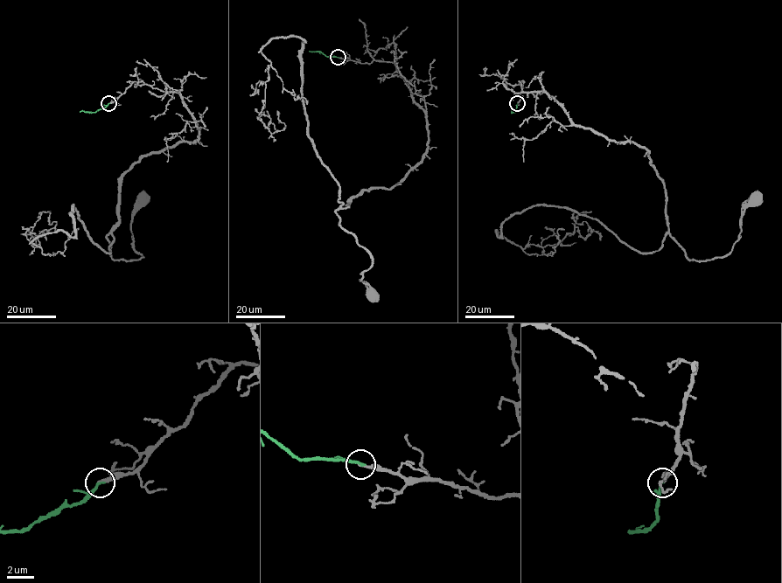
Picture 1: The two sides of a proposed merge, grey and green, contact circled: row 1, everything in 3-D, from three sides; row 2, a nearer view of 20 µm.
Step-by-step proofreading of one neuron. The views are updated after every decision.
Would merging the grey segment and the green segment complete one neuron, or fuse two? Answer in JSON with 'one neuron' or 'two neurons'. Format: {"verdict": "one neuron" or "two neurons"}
{"verdict": "one neuron"}

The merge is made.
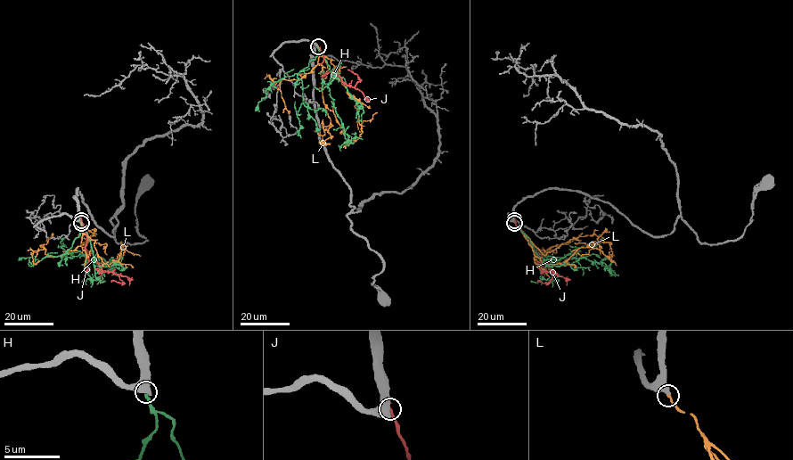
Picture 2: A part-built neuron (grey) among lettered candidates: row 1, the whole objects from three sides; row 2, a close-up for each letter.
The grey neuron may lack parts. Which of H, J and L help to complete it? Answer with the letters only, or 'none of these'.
none of these

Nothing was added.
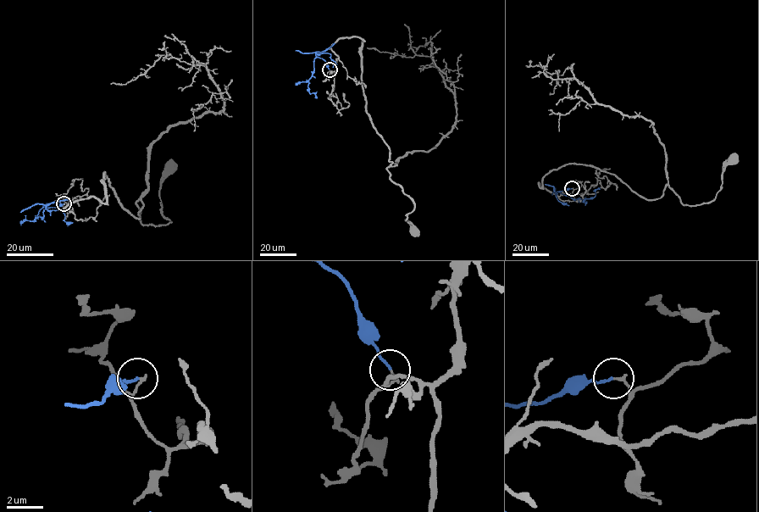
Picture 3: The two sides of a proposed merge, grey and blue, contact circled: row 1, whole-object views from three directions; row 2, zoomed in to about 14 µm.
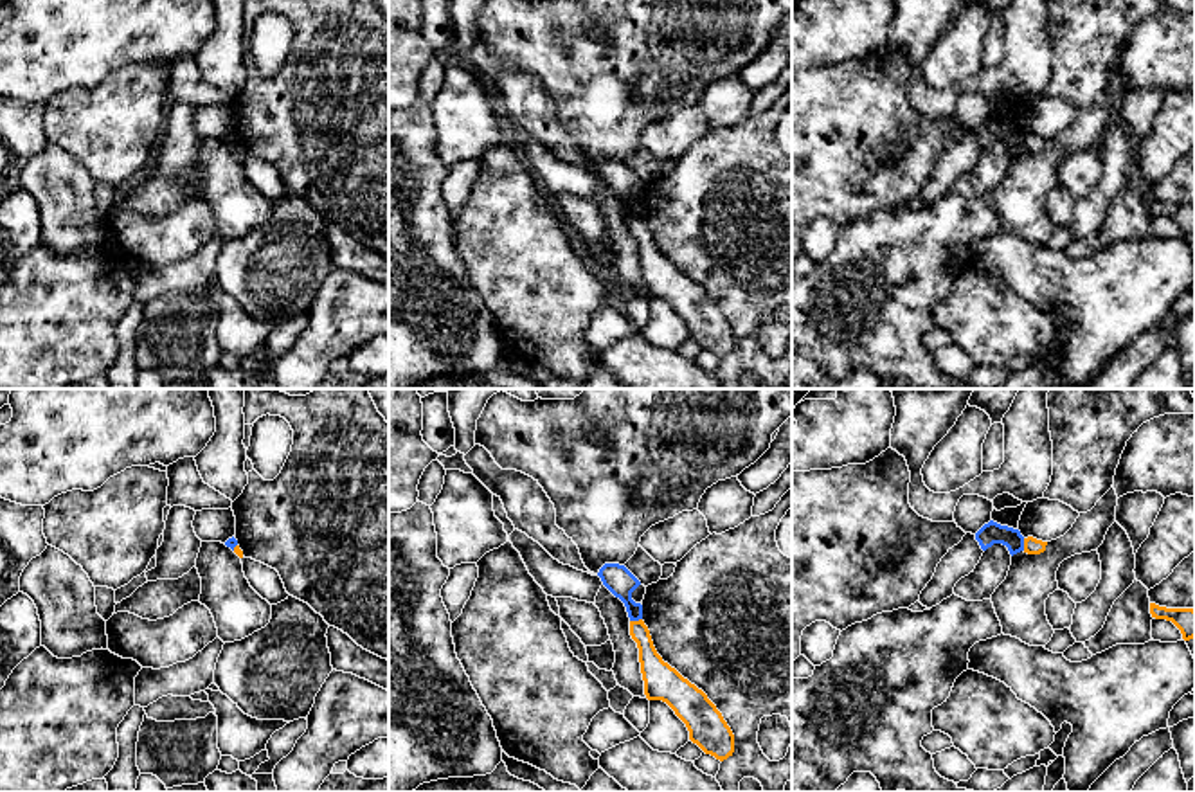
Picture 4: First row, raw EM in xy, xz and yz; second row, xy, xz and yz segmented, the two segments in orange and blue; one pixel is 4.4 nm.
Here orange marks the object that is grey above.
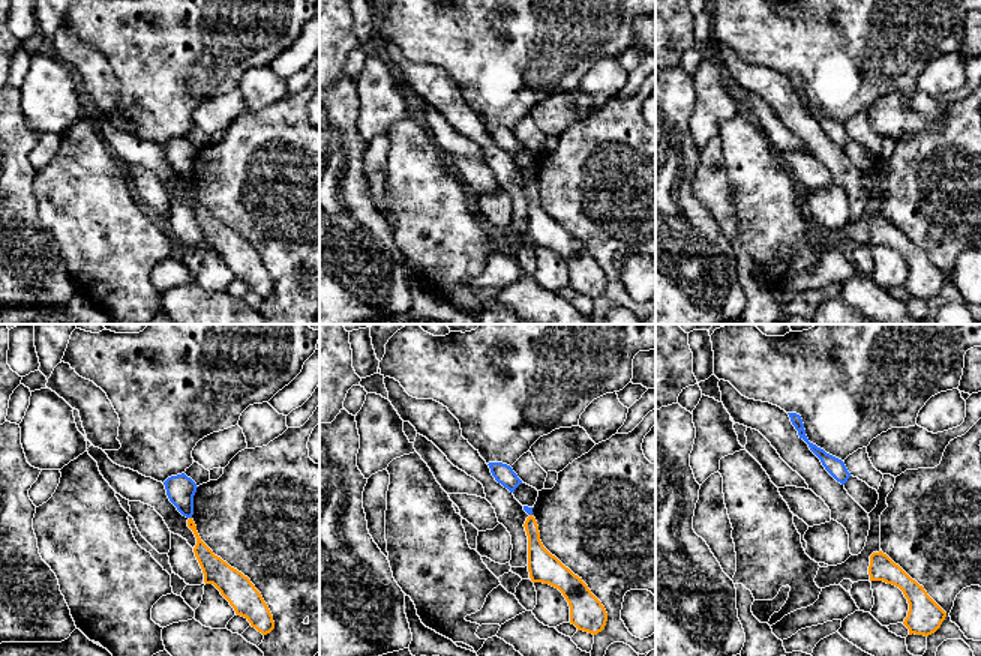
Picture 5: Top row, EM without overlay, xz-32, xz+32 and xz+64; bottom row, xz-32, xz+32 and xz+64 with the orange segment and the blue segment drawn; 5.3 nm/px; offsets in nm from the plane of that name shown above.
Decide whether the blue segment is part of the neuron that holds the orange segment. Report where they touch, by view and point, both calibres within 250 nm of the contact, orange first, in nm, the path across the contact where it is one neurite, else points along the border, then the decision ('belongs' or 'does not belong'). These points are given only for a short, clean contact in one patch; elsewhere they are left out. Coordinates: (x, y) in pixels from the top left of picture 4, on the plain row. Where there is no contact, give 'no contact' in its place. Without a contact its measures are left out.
xz (636, 218) | 130/120 nm | along xz (641, 215), (630, 218) | does not belong

